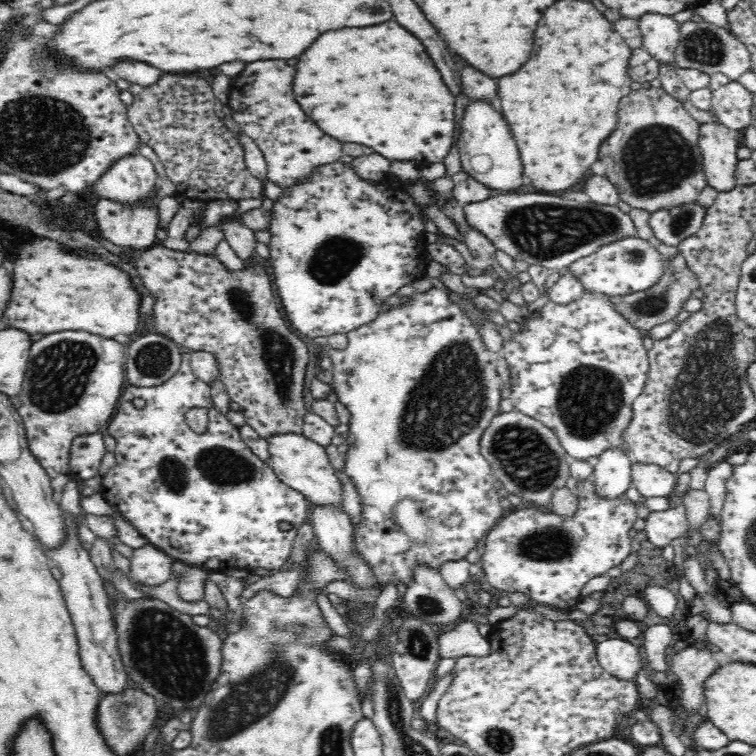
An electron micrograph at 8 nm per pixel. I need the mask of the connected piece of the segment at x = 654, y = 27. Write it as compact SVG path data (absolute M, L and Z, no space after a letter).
M645 14L638 18L643 47L659 66L677 68L674 52L681 44L680 23L664 14Z

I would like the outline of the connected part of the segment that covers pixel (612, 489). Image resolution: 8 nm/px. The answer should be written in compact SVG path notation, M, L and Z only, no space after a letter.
M623 445L606 448L593 460L592 479L598 494L615 497L624 494L631 484L632 460Z

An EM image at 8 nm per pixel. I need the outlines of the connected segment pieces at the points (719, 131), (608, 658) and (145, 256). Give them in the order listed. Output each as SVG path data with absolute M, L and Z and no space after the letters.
M702 121L699 126L698 146L703 156L703 169L707 185L719 192L736 186L734 173L739 161L736 150L740 144L739 130L734 130L718 121Z
M620 636L603 639L595 643L595 650L599 664L609 674L618 680L636 681L642 663L638 647L631 640L622 639Z
M154 243L138 252L135 267L142 276L145 288L155 298L152 324L156 332L172 339L183 350L207 352L214 357L218 377L222 379L234 407L242 410L246 423L265 439L274 433L302 433L306 412L304 384L310 348L298 333L290 330L288 322L284 320L274 294L272 276L260 260L245 264L241 269L232 269L226 267L216 253L173 250L162 243Z

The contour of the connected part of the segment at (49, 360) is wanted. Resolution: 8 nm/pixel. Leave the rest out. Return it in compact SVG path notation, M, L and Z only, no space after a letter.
M63 330L60 332L50 333L44 335L40 338L40 340L32 343L29 352L30 360L27 366L27 371L20 392L17 394L20 401L20 404L17 406L17 411L23 418L23 423L26 427L26 438L30 451L33 452L36 459L38 459L38 462L40 462L40 464L45 468L45 471L48 473L51 487L57 497L62 494L62 488L66 486L70 480L75 478L69 465L71 446L74 438L77 436L84 436L86 434L104 431L106 426L110 424L110 418L112 418L112 416L114 416L114 412L116 412L120 395L122 394L122 390L120 388L122 388L122 382L125 378L124 370L126 350L124 348L125 345L119 343L115 339L104 338L102 336L98 336L97 334L87 333L83 330Z

